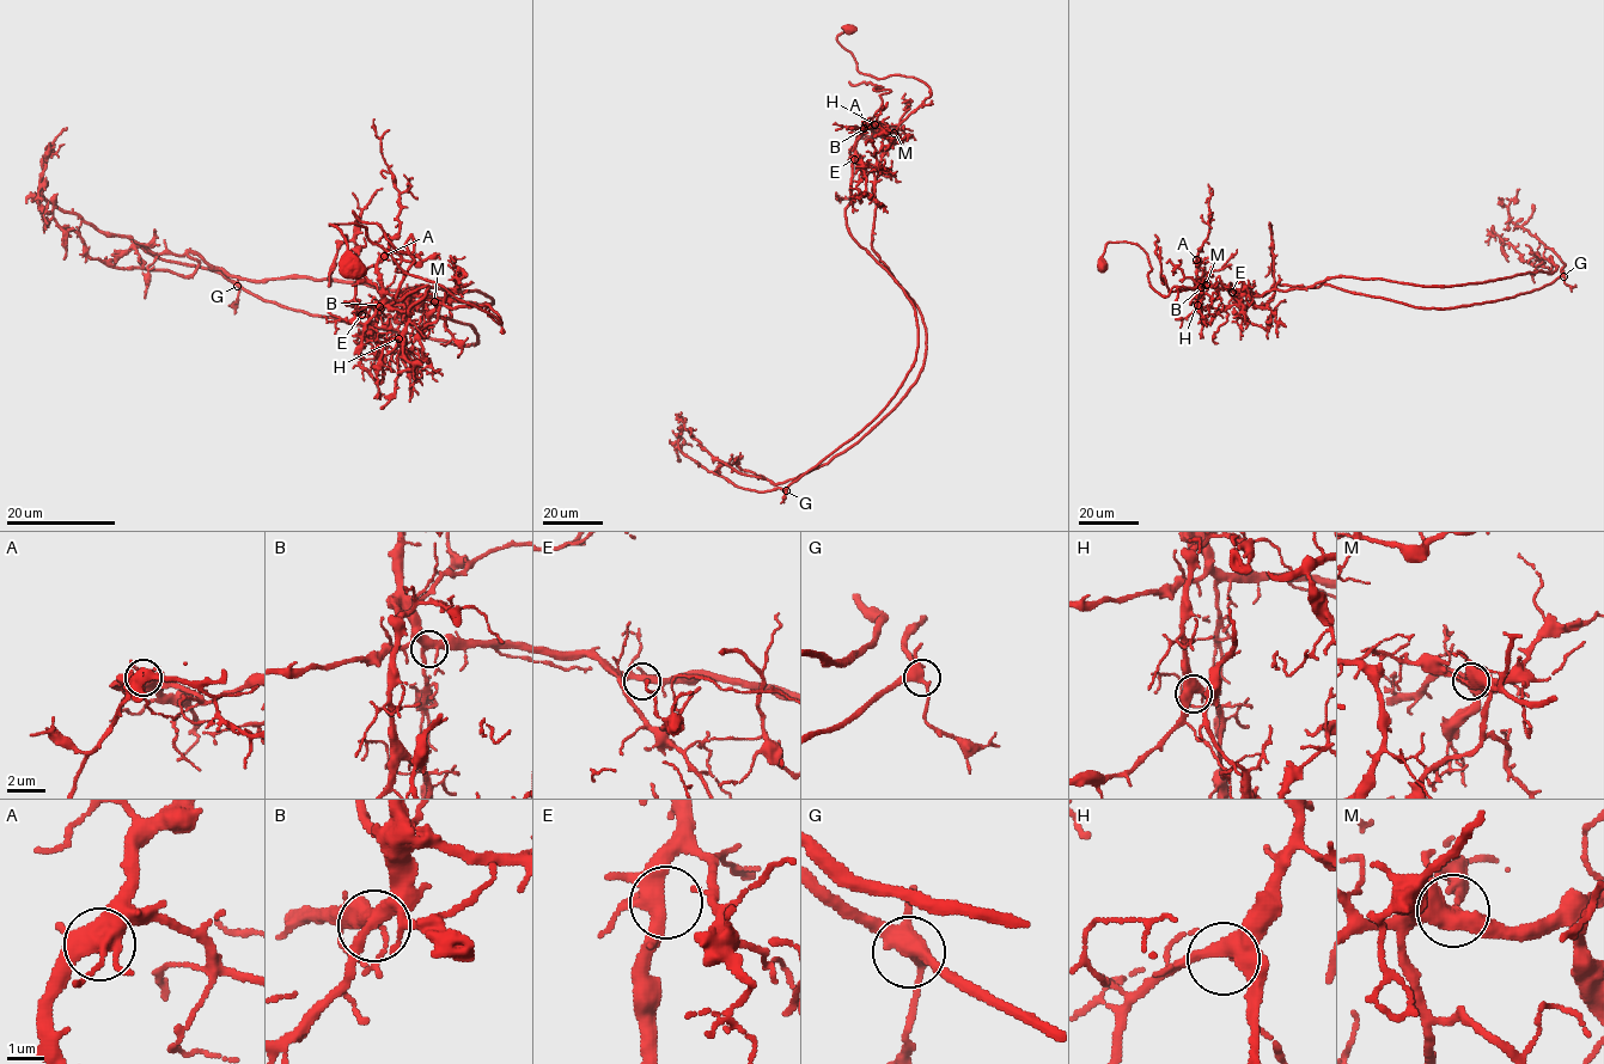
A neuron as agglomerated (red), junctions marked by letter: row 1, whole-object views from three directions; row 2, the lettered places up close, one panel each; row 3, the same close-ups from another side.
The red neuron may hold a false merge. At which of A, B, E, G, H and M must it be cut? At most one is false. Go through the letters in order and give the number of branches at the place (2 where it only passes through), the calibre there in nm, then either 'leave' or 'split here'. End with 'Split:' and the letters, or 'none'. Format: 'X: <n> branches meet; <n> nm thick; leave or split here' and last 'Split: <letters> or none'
A: 4 branches meet; 440 nm thick; leave
B: 4 branches meet; 380 nm thick; leave
E: 4 branches meet; 360 nm thick; leave
G: 4 branches meet; 440 nm thick; leave
H: 3 branches meet; 400 nm thick; leave
M: 4 branches meet; 400 nm thick; split here
Split: M

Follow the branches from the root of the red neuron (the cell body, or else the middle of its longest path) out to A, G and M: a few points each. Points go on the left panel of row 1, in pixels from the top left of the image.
A: (352, 267), (330, 225), (363, 226), (403, 270), (500, 322), (488, 305), (389, 294), (384, 256)
G: (352, 267), (330, 225), (500, 322), (345, 301), (470, 325), (456, 346), (237, 286)
M: (352, 267), (343, 236), (330, 225), (363, 226), (403, 270), (443, 286), (500, 322), (488, 305), (434, 301)

